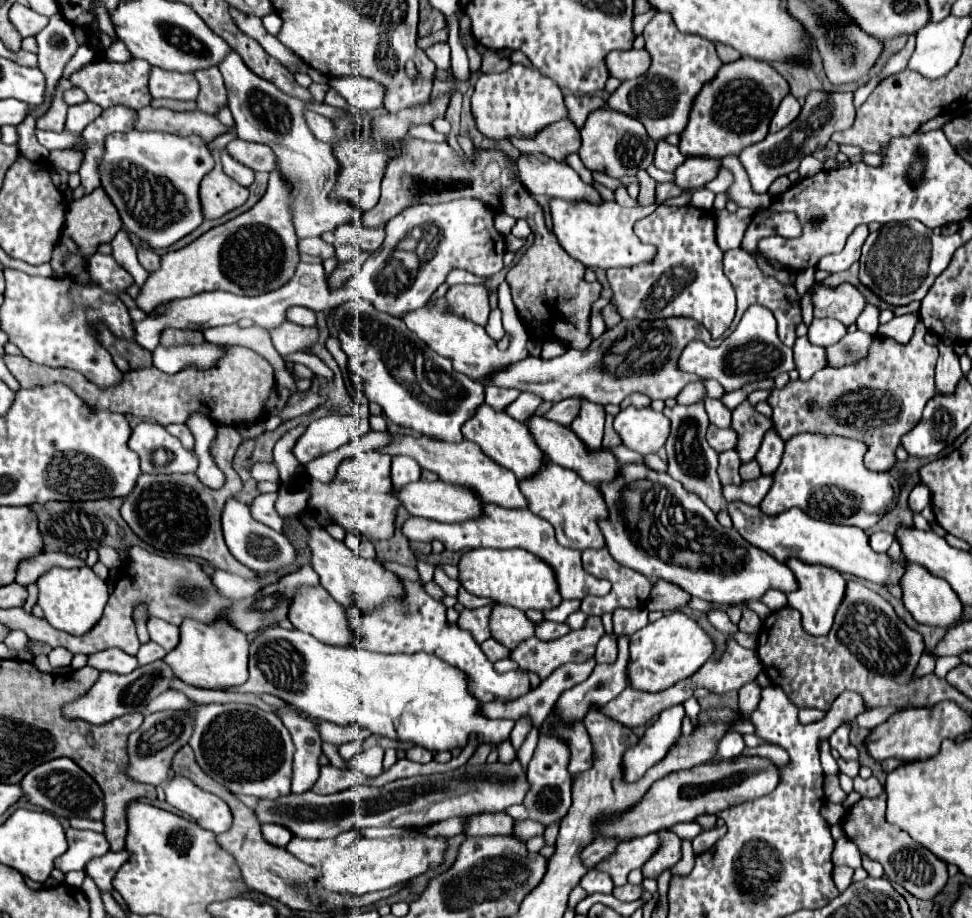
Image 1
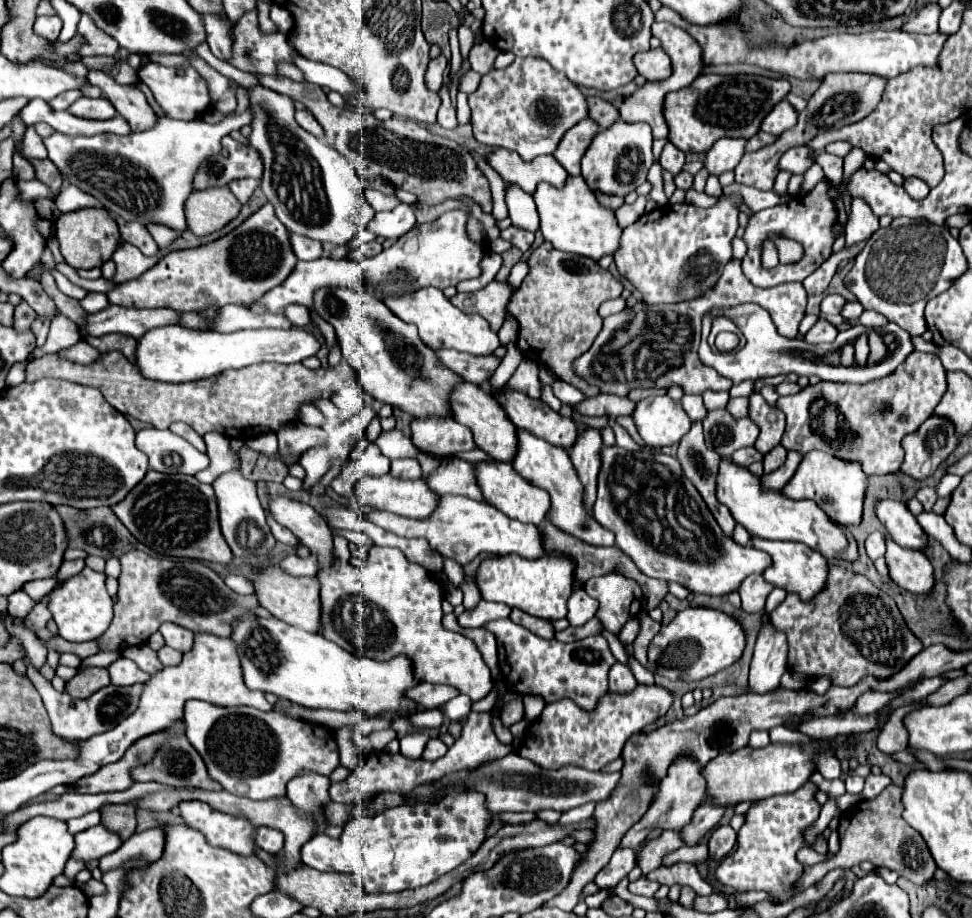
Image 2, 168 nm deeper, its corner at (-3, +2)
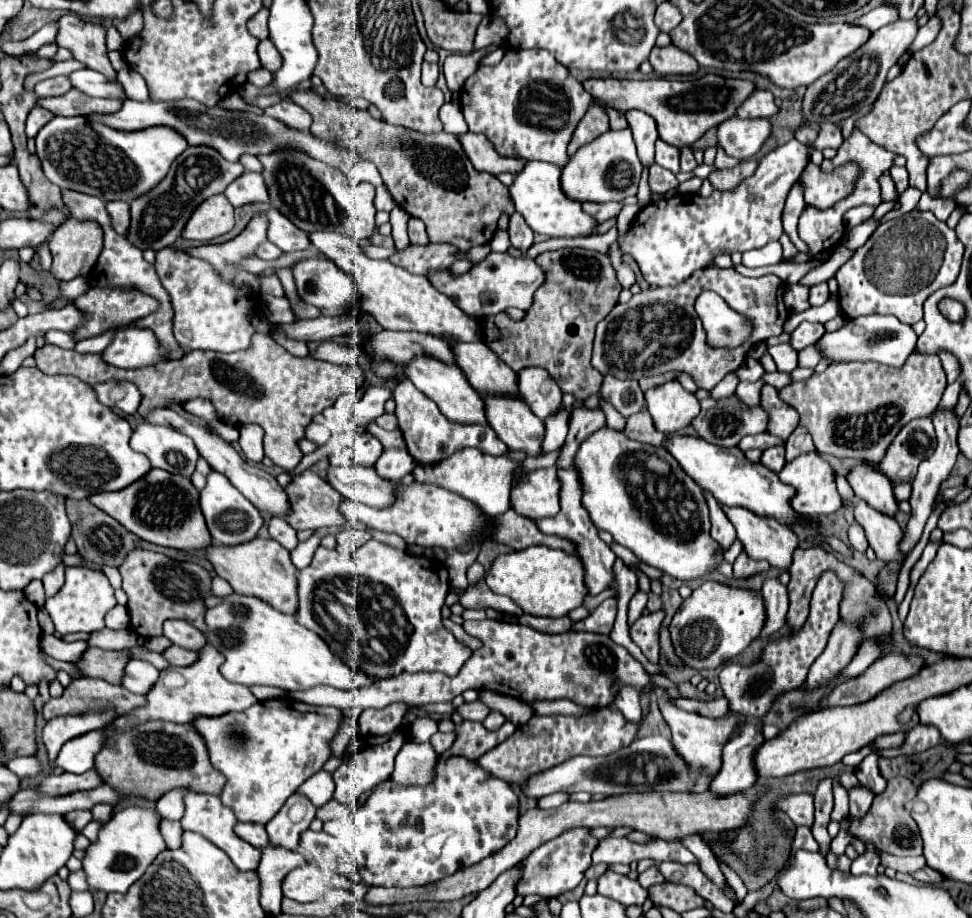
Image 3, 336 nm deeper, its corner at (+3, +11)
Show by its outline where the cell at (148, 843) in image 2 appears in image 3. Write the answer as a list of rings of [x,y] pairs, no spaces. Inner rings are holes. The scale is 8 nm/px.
[[[163,819],[161,825],[159,825],[159,829],[161,829],[161,835],[165,837],[167,847],[169,849],[179,849],[179,845],[181,845],[181,833],[183,833],[181,823],[179,821],[167,821],[167,819]]]

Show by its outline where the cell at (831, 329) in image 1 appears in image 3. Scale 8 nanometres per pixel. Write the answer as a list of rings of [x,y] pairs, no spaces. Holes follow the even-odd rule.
[[[801,323],[793,333],[791,333],[791,339],[789,339],[789,345],[795,349],[795,351],[801,351],[809,345],[813,345],[815,341],[819,341],[819,337],[823,337],[825,333],[825,327],[821,323]]]

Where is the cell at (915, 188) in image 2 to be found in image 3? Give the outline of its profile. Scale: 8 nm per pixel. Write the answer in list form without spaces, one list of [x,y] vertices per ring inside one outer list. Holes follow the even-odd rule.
[[[909,186],[901,195],[901,197],[903,197],[903,202],[900,208],[898,210],[890,211],[887,215],[884,215],[883,218],[880,219],[880,223],[884,223],[891,219],[897,219],[897,217],[901,217],[901,215],[905,215],[905,213],[909,213],[914,210],[917,207],[921,195],[921,191]]]

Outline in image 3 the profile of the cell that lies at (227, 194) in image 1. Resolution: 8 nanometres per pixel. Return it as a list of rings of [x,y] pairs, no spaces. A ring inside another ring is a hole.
[[[213,195],[187,221],[181,237],[193,241],[211,241],[233,229],[233,205],[225,195]]]

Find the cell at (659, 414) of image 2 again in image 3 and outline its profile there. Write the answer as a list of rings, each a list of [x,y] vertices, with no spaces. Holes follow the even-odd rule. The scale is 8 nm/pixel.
[[[677,379],[649,389],[645,403],[655,427],[665,435],[677,433],[699,415],[697,397],[685,391]]]

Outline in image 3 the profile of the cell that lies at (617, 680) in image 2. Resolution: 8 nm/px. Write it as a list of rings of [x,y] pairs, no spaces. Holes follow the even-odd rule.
[[[623,685],[615,697],[615,703],[613,703],[627,721],[639,725],[641,723],[641,717],[643,717],[643,711],[641,711],[641,703],[639,703],[639,691],[631,685]]]

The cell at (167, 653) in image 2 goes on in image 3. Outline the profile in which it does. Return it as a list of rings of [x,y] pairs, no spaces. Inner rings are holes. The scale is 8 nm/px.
[[[171,645],[163,657],[173,665],[173,667],[185,667],[185,665],[193,665],[197,659],[199,659],[199,653],[197,651],[187,651],[183,647],[177,647],[177,645]]]

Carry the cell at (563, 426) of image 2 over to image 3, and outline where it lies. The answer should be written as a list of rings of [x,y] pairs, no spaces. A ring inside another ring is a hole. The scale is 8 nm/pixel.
[[[451,341],[451,347],[455,349],[455,365],[475,391],[519,397],[517,375],[483,341]]]

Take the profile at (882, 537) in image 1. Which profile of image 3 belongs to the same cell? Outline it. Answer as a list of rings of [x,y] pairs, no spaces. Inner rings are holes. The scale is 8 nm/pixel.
[[[857,523],[849,527],[849,545],[851,545],[853,549],[861,551],[861,553],[865,553],[865,549],[867,549],[867,539],[865,539],[865,533],[863,533],[863,529],[861,529]]]

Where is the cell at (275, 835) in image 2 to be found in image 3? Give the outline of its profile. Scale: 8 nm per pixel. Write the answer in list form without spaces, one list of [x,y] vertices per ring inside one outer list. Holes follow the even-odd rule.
[[[237,823],[235,825],[235,833],[237,833],[237,837],[241,837],[243,841],[251,843],[257,849],[263,849],[263,847],[269,845],[267,833],[265,833],[265,825],[259,825],[259,823]]]

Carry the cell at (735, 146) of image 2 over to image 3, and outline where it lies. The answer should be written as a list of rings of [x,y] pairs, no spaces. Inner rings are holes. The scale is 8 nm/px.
[[[729,119],[719,125],[717,143],[737,159],[755,157],[771,135],[769,119]]]

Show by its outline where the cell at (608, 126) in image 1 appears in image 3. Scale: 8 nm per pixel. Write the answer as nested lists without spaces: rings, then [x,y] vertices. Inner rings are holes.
[[[631,129],[609,131],[609,133],[603,133],[599,139],[583,145],[571,157],[571,161],[561,173],[561,189],[569,199],[581,201],[581,203],[585,201],[593,201],[593,203],[623,201],[625,197],[637,193],[641,171],[643,167],[637,157]]]

